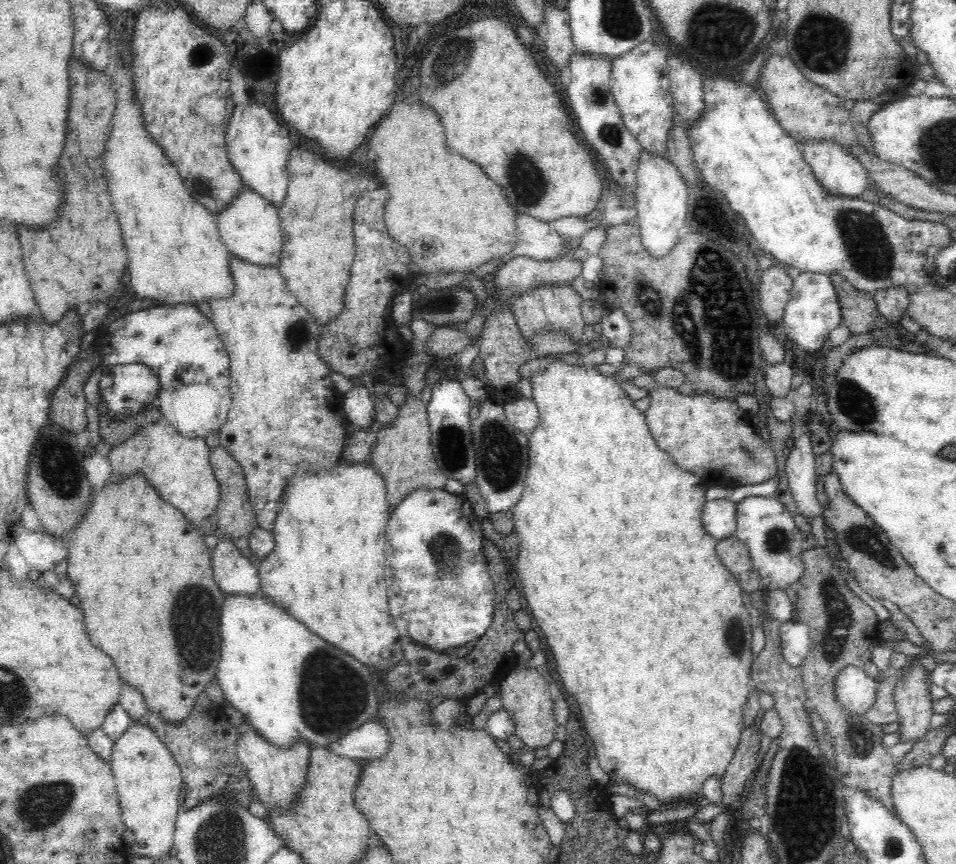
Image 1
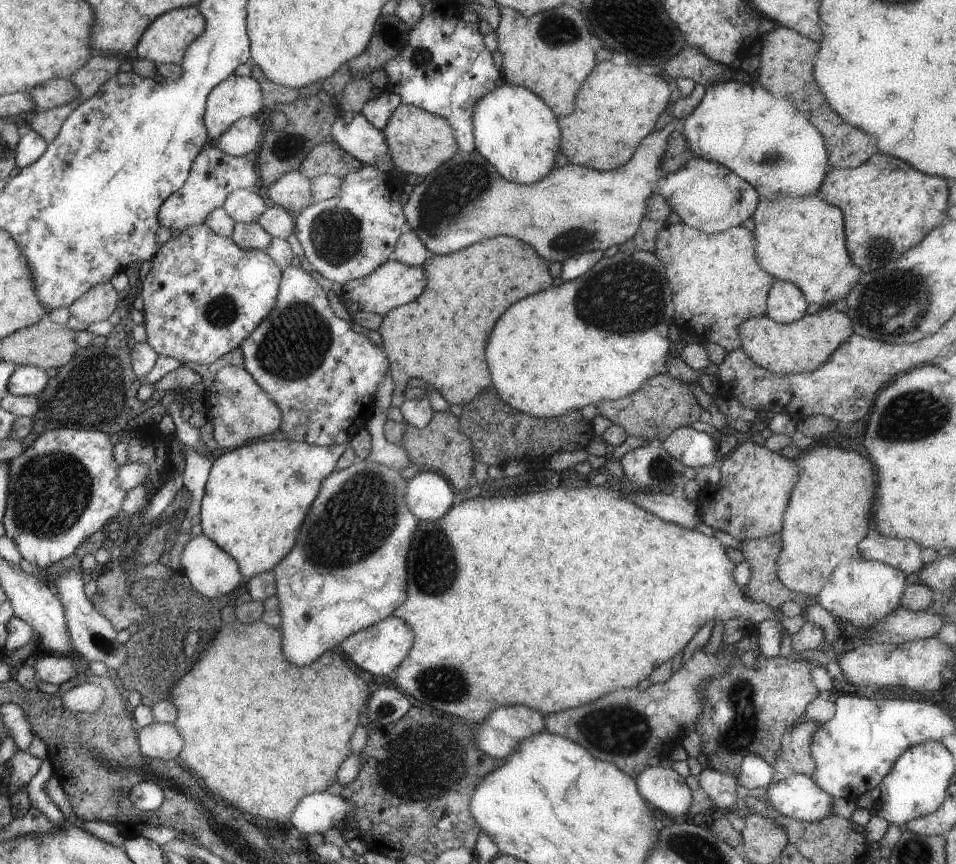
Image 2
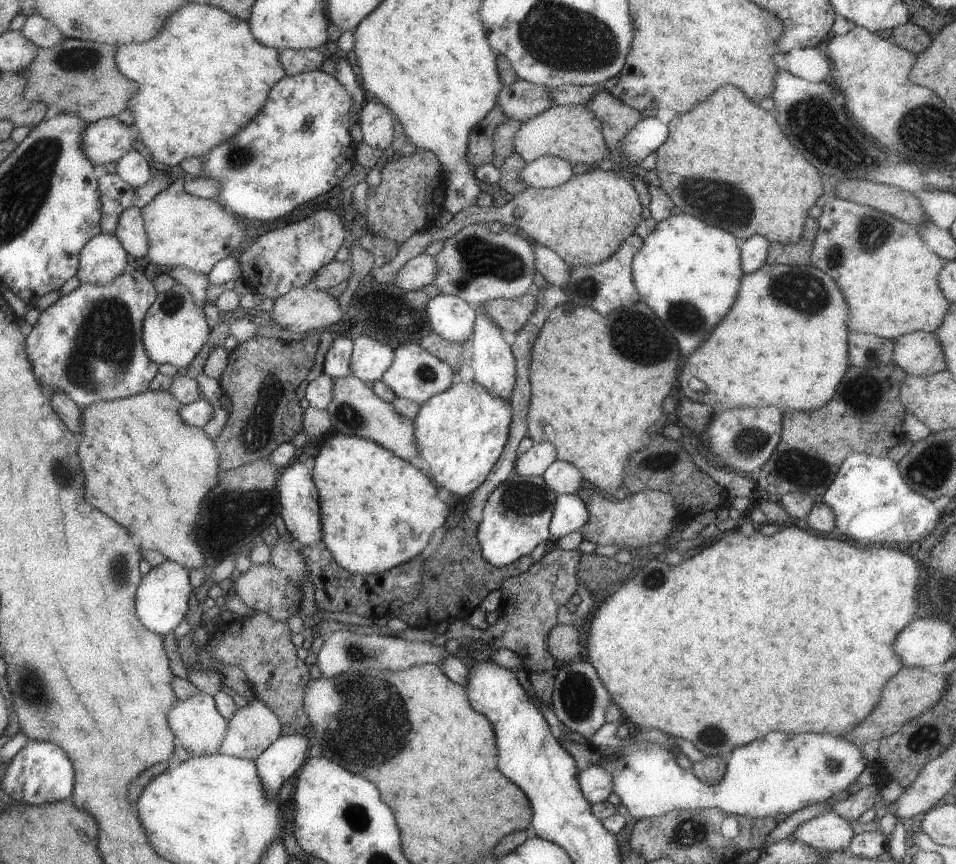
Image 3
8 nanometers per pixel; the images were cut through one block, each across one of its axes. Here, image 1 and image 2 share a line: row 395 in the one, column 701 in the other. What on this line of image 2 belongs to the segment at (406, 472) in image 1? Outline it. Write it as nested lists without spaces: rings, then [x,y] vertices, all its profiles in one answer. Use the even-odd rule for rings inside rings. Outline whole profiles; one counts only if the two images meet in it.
[[[668,373],[650,376],[642,384],[640,390],[621,399],[598,401],[595,406],[598,414],[602,414],[610,422],[625,428],[629,436],[648,438],[657,444],[663,443],[666,437],[677,428],[692,427],[694,422],[700,420],[700,412],[704,412],[686,383],[670,378]]]

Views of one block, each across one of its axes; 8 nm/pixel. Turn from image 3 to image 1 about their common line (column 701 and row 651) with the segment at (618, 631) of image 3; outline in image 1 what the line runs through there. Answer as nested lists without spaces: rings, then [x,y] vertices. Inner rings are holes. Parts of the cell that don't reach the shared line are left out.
[[[552,362],[542,374],[534,374],[530,379],[532,392],[534,392],[533,400],[537,405],[539,411],[539,419],[537,420],[536,428],[527,435],[528,446],[529,446],[529,465],[527,470],[527,477],[521,497],[512,508],[513,515],[513,526],[515,527],[516,534],[519,540],[519,552],[518,558],[516,558],[516,564],[514,564],[514,570],[516,579],[520,580],[522,584],[522,590],[524,590],[524,598],[530,606],[532,611],[533,622],[536,622],[540,626],[544,636],[546,636],[546,642],[554,654],[554,660],[556,661],[556,672],[562,680],[562,686],[564,690],[578,702],[580,706],[579,716],[580,722],[584,726],[584,732],[588,736],[590,742],[595,748],[596,759],[598,760],[599,766],[603,768],[603,772],[608,776],[609,782],[604,788],[607,788],[610,794],[610,784],[630,784],[634,786],[639,792],[648,793],[658,798],[661,804],[669,804],[674,800],[700,800],[702,797],[702,785],[710,778],[710,776],[716,776],[719,780],[722,780],[722,776],[726,774],[726,770],[736,754],[736,749],[740,743],[741,732],[743,730],[743,710],[742,706],[746,704],[748,696],[753,689],[751,686],[751,666],[755,656],[752,654],[752,626],[755,619],[750,616],[744,602],[742,601],[742,589],[735,579],[735,576],[728,571],[724,563],[720,561],[717,555],[717,540],[706,532],[702,524],[702,510],[706,500],[706,490],[708,486],[703,486],[700,481],[700,476],[696,473],[692,473],[687,469],[680,467],[680,464],[676,464],[676,460],[672,459],[668,451],[664,451],[664,448],[660,448],[659,444],[656,443],[656,439],[652,437],[652,432],[648,429],[648,423],[645,414],[642,414],[634,402],[624,394],[622,386],[612,380],[610,376],[602,376],[596,368],[586,368],[586,366],[574,366],[574,364],[566,364],[566,362]]]

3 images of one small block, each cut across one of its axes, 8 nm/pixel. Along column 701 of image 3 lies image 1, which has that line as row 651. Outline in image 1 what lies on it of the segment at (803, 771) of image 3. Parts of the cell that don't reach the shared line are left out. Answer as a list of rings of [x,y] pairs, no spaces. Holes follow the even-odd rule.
[[[793,619],[782,623],[779,628],[779,648],[783,660],[792,667],[804,664],[810,652],[809,628]]]

